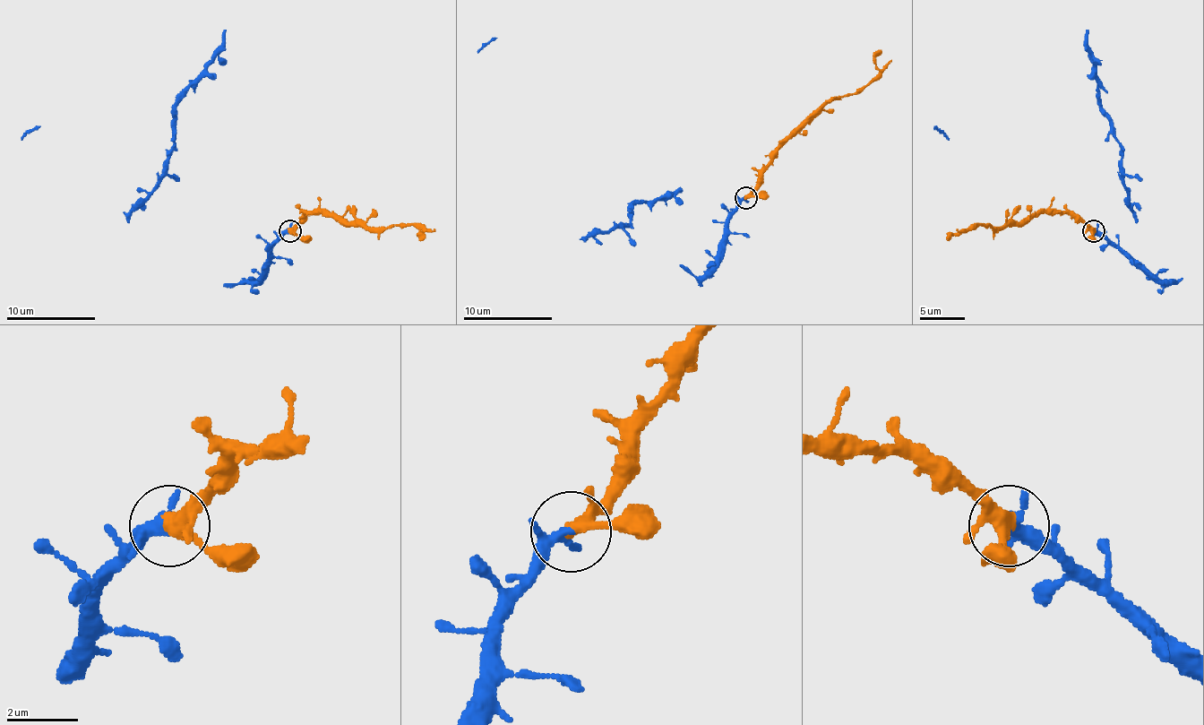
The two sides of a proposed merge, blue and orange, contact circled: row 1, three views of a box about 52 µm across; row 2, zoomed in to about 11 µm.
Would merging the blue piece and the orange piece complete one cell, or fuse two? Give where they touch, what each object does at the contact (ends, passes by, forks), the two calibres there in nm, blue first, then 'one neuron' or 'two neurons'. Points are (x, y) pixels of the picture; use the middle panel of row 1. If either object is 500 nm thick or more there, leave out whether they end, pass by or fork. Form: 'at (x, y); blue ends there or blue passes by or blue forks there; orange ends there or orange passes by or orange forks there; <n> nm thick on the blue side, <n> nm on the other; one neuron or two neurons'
at (746, 197); blue passes by; orange forks there; 280 nm thick on the blue side, 300 nm on the other; one neuron

